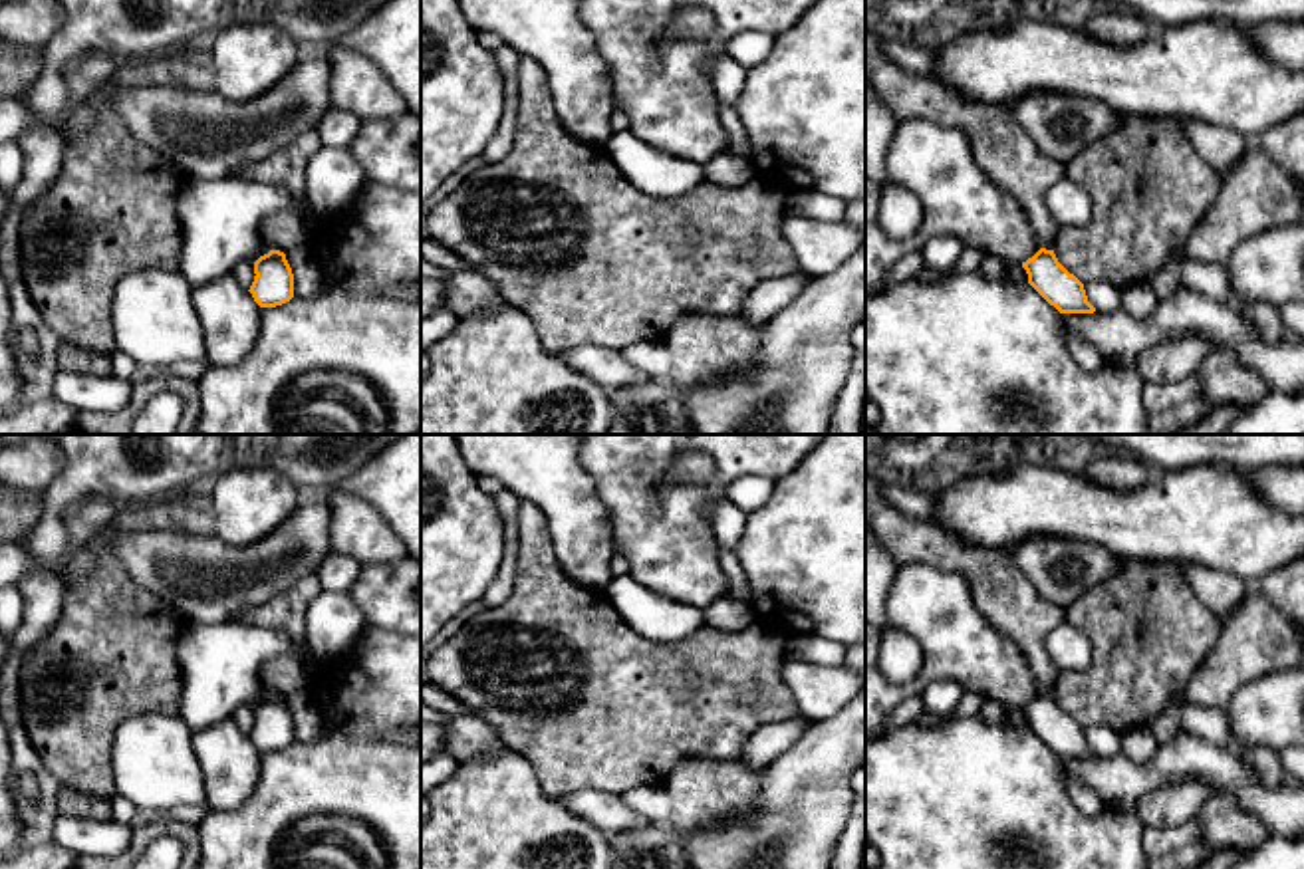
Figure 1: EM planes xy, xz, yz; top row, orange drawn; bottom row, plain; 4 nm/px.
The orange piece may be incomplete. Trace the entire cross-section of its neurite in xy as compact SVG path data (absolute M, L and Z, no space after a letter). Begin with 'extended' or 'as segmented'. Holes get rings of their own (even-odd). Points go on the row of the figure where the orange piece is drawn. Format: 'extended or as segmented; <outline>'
as segmented; M270 250L254 262L250 294L260 308L276 308L294 298L294 274L280 250Z

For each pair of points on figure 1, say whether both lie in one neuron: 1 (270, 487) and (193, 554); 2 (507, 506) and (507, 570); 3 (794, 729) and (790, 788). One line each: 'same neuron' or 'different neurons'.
1: different neurons
2: same neuron
3: different neurons

